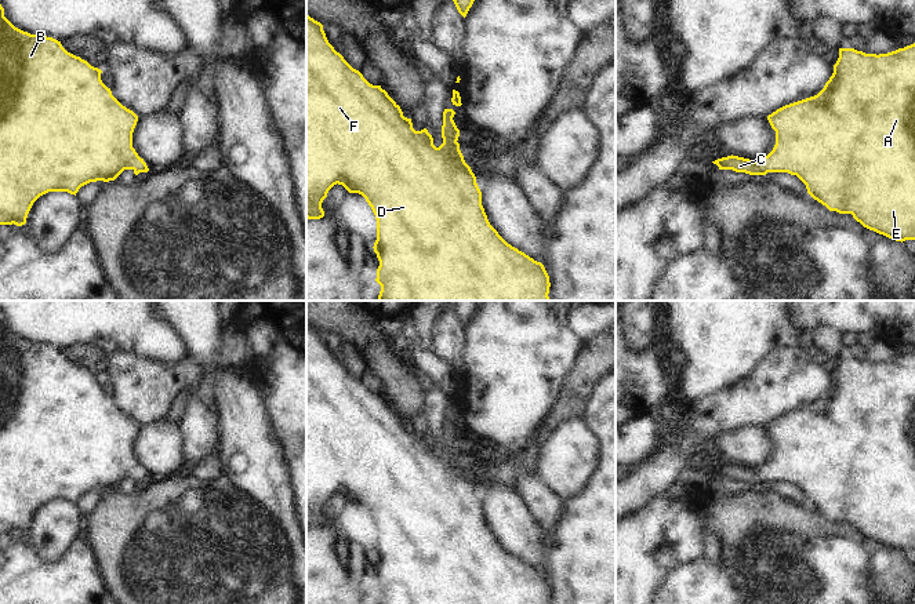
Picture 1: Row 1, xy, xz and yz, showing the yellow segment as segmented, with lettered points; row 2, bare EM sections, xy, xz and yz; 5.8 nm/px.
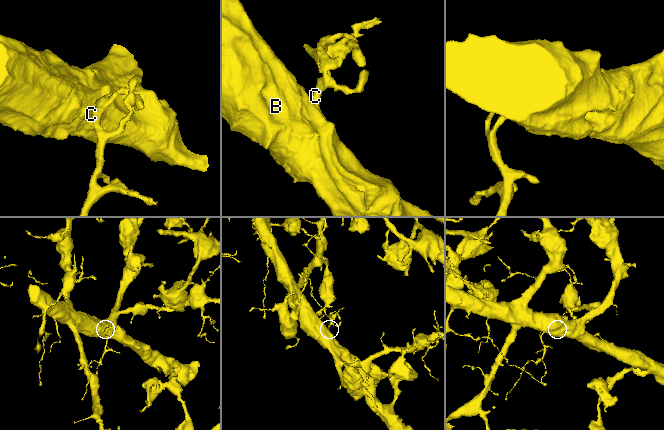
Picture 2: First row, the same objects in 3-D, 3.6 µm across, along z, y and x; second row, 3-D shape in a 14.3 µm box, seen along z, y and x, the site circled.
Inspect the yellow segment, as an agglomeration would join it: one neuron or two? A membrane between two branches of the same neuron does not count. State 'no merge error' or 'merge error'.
no merge error

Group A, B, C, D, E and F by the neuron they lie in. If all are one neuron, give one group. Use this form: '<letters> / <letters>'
A B C D E F

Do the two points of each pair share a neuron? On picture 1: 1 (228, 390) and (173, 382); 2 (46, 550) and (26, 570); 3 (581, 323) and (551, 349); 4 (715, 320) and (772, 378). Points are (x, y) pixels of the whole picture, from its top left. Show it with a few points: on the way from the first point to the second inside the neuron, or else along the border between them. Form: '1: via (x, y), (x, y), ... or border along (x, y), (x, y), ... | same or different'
1: border along (187, 355), (198, 366), (202, 378) | different
2: border along (29, 541), (47, 560), (69, 545) | different
3: border along (566, 315), (567, 328), (583, 342) | different
4: border along (788, 349), (770, 352), (747, 377), (733, 384) | different

